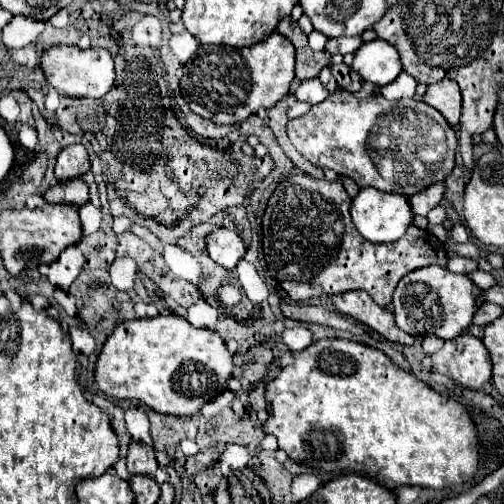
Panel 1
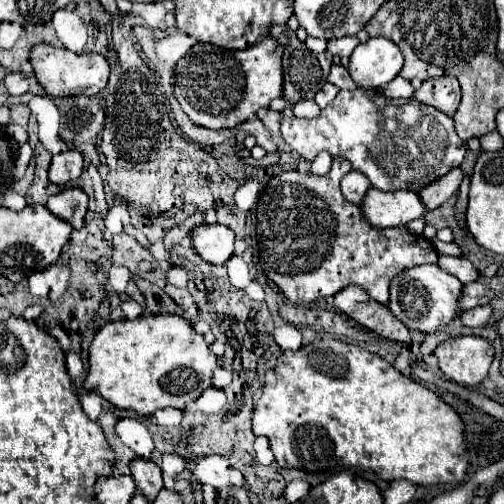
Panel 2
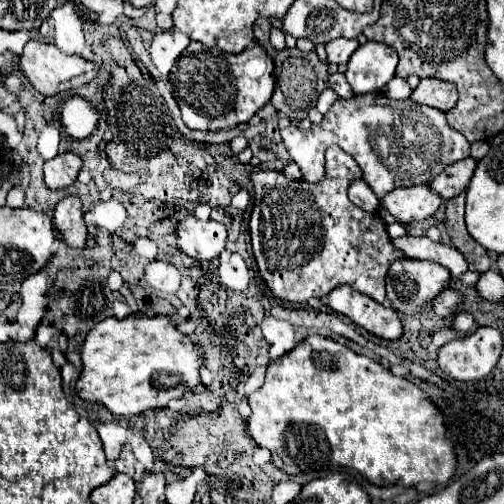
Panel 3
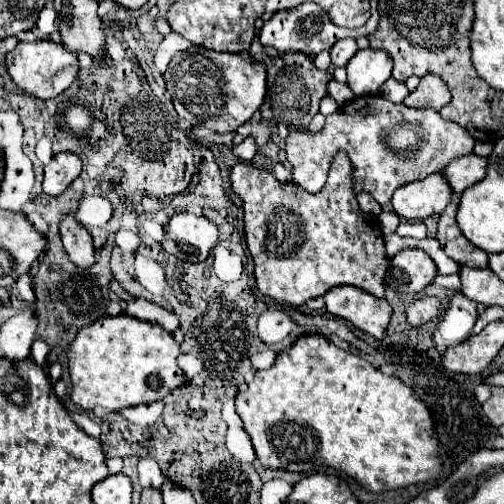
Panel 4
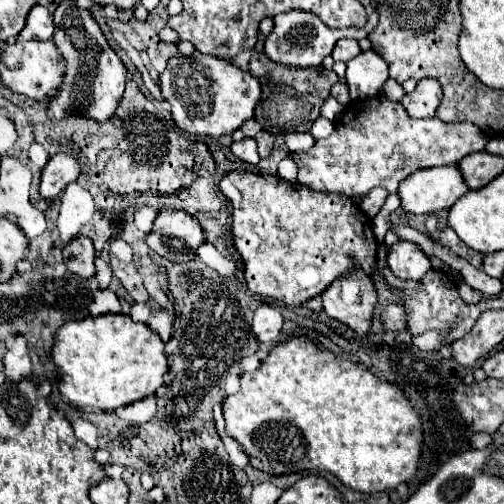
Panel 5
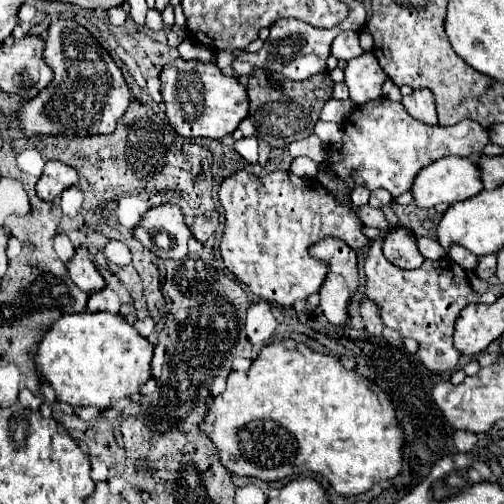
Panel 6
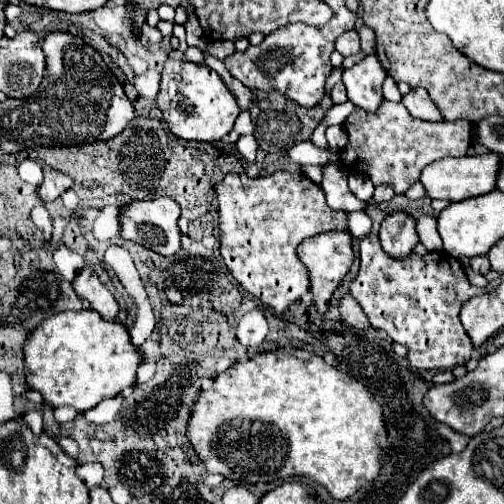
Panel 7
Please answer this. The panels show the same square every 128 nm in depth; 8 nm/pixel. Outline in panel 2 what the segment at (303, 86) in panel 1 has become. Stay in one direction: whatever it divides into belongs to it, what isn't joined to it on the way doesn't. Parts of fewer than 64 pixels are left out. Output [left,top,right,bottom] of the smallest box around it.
[292,100,320,118]

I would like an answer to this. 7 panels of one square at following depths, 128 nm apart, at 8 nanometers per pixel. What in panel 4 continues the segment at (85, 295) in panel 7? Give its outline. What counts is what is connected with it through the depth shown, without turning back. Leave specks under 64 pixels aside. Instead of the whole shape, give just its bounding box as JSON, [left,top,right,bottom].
[60,214,96,268]

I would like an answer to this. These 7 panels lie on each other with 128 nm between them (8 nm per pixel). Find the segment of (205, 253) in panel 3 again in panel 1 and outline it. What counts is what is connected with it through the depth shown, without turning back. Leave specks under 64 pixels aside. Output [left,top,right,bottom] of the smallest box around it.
[206,228,246,270]

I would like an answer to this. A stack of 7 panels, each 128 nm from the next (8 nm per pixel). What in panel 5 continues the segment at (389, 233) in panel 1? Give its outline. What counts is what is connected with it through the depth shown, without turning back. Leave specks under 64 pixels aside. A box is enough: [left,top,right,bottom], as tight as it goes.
[400,166,470,214]

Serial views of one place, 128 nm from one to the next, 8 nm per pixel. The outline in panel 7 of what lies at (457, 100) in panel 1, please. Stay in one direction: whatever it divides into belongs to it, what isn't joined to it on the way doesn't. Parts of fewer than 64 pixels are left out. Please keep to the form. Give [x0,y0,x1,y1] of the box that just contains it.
[402,88,442,122]

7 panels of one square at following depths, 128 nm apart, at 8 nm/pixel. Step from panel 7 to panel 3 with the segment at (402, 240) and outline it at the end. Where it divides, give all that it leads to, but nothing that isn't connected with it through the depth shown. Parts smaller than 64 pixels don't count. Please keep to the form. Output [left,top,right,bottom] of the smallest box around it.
[386,258,450,316]

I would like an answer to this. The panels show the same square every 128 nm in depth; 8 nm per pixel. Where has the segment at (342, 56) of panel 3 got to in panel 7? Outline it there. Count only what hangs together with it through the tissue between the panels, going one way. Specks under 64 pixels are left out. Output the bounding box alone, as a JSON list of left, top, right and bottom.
[336,30,360,56]

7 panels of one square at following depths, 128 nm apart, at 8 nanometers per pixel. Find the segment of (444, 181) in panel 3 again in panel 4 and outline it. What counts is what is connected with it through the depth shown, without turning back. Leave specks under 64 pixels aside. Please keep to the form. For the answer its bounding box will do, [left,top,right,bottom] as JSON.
[444,154,488,194]

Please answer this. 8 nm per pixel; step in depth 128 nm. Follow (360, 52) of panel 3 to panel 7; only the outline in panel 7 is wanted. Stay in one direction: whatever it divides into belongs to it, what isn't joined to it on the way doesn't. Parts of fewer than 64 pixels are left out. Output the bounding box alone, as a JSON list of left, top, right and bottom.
[342,54,386,112]

